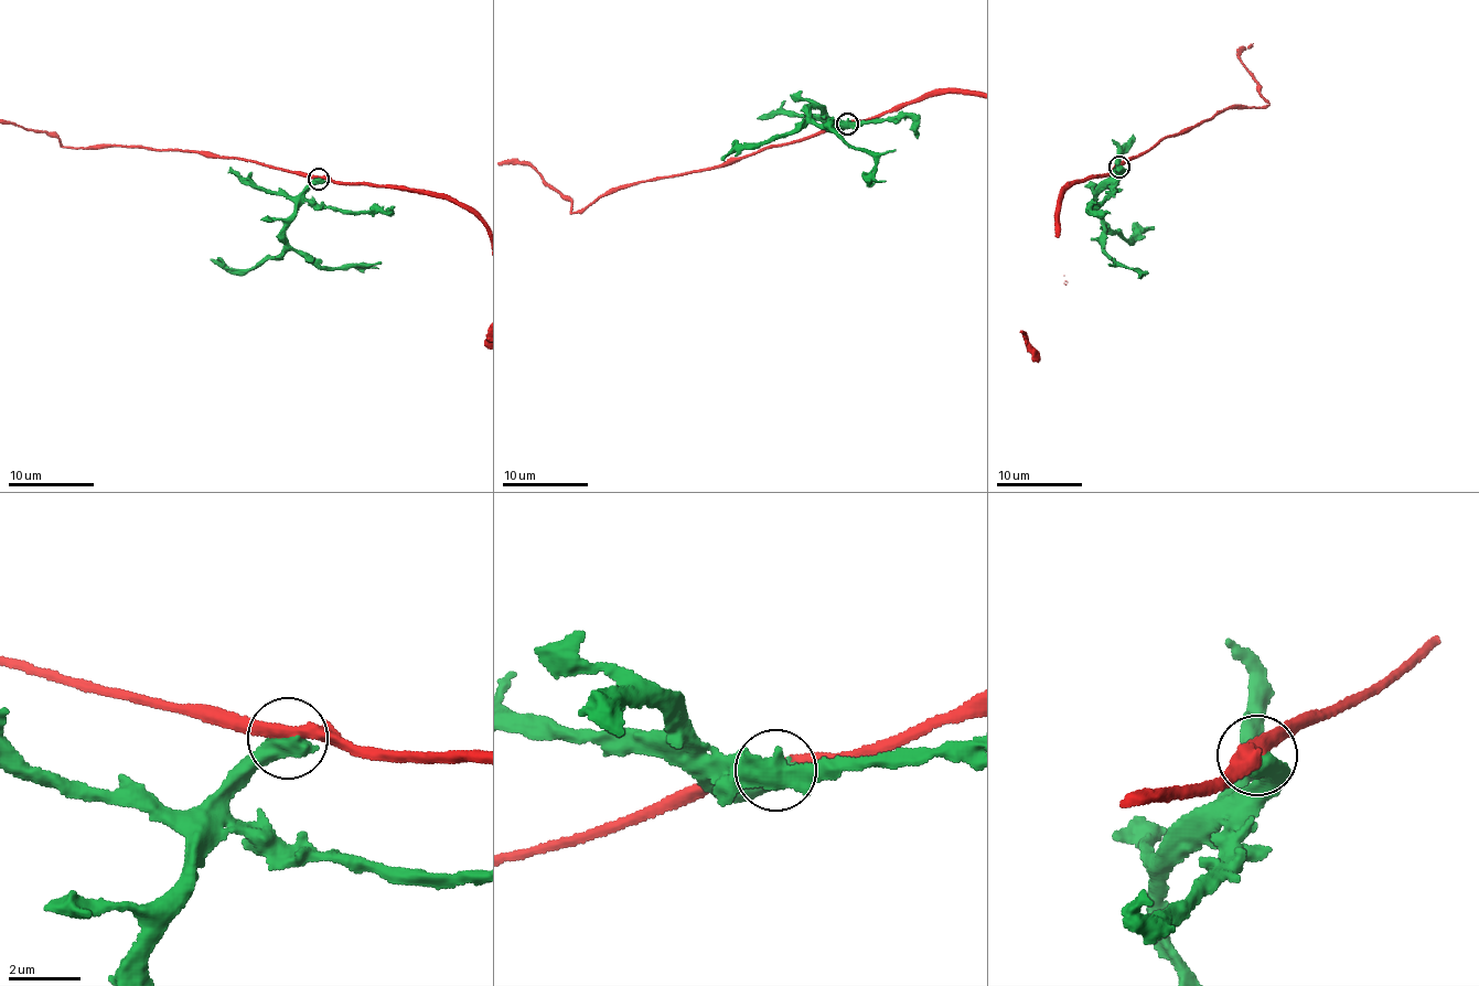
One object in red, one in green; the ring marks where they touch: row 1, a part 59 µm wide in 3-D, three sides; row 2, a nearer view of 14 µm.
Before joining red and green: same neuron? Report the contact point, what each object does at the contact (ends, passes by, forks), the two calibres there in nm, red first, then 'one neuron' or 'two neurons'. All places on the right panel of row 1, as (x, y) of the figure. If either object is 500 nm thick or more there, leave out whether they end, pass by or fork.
(1118, 167) | 360/600 nm | two neurons

